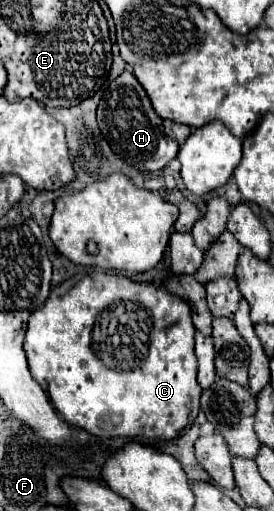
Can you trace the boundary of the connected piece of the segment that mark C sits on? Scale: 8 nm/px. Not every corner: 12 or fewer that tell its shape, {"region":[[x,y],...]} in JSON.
{"region":[[73,276],[29,318],[31,376],[97,438],[199,414],[181,298]]}

